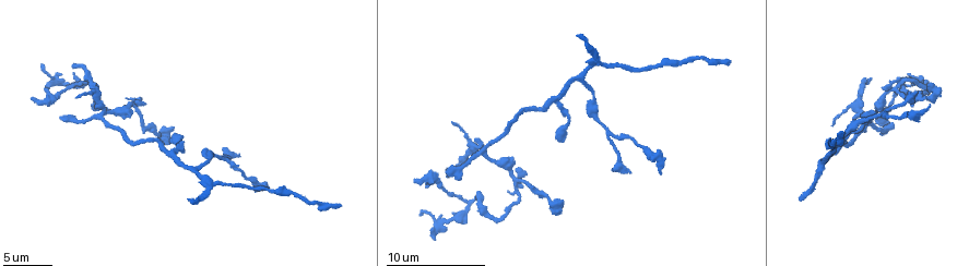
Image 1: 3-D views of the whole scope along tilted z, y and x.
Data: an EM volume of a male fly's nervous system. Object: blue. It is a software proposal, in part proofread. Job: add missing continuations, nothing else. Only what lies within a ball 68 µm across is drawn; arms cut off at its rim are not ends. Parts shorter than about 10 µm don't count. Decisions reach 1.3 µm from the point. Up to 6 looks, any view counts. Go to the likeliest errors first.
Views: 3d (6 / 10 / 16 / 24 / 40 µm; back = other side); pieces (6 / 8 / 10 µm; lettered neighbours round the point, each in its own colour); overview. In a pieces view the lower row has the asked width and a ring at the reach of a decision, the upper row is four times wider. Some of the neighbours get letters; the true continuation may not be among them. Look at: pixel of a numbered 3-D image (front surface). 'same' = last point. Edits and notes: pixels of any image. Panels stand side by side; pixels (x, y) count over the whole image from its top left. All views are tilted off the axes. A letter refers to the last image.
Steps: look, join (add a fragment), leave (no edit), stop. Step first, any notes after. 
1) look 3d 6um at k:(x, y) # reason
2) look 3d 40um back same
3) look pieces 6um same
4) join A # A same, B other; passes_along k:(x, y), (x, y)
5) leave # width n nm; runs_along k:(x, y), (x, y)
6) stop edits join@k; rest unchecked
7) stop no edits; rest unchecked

look pieces 6um at 1:(417, 181) # long arm stops here

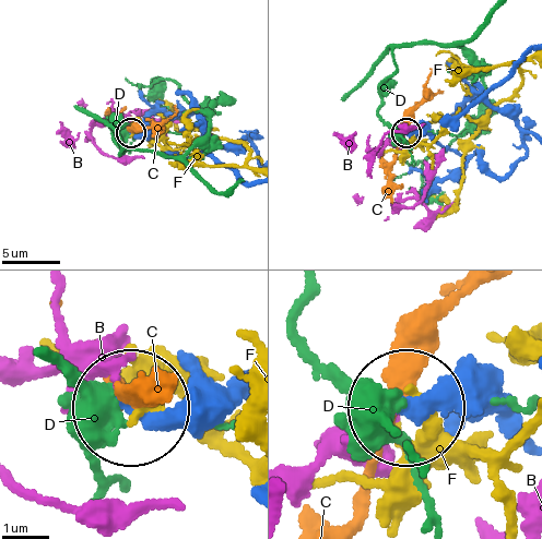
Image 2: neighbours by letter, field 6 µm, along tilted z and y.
leave # B other, C other, D other, F other; no lettered fragment goes on from it

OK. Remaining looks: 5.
look pieces 10um at 1:(577, 36) # free end

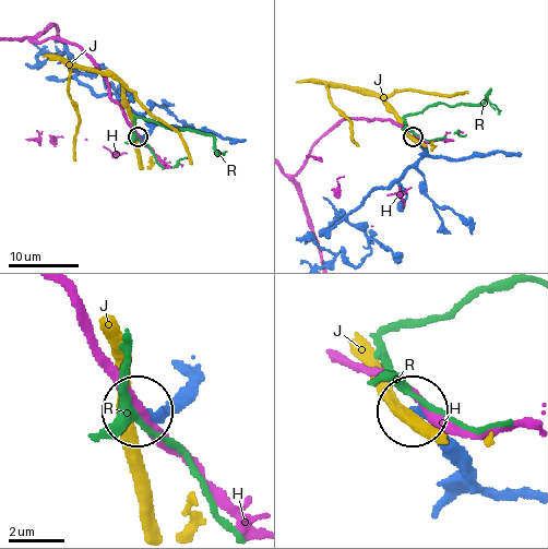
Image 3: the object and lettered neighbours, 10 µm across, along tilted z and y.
leave # H other, J other, R other; none of them fits

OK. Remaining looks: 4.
look pieces 6um at 1:(74, 65) # an open end

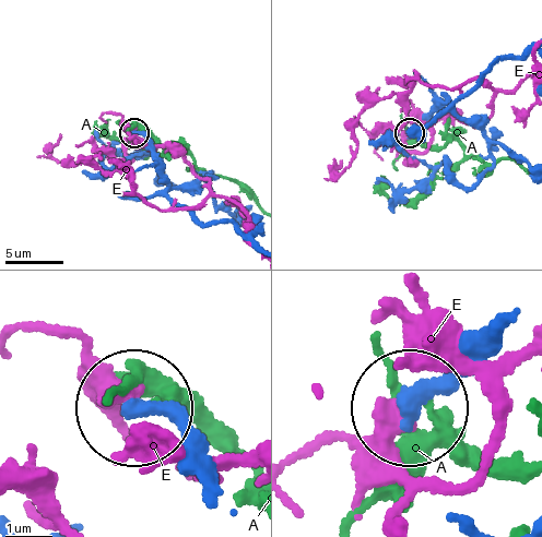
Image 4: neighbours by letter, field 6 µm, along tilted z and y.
leave # A other, E other; runs_along 4:(192, 211), (168, 194), (152, 142), (136, 132); no lettered fragment goes on from it

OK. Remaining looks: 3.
stop no edits; rest unchecked

